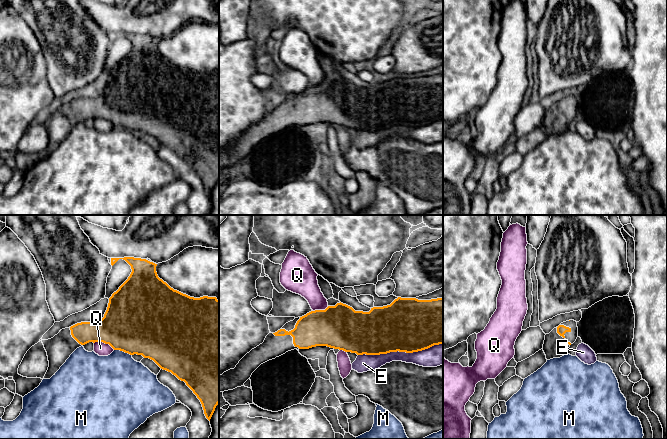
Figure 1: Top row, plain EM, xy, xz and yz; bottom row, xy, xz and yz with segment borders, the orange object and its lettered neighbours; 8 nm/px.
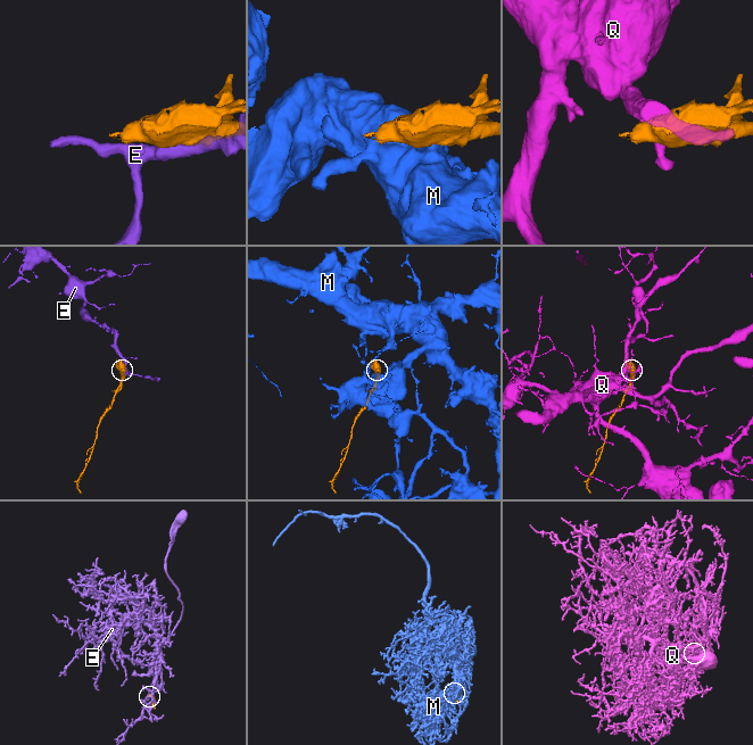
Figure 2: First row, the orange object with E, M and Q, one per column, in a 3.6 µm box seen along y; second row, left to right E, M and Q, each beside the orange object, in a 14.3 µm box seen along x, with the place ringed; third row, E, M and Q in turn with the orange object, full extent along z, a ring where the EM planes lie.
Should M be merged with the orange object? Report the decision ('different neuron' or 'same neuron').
different neuron

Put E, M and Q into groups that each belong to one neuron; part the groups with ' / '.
E / M / Q

